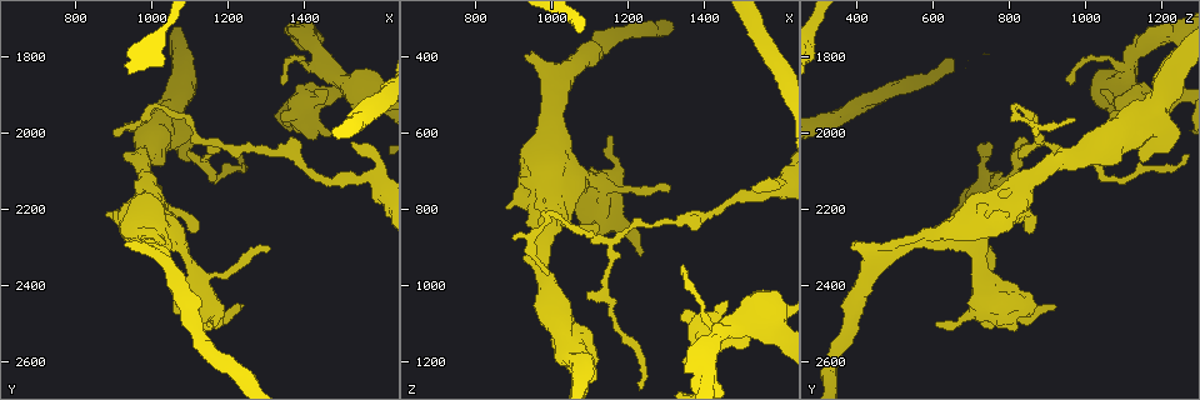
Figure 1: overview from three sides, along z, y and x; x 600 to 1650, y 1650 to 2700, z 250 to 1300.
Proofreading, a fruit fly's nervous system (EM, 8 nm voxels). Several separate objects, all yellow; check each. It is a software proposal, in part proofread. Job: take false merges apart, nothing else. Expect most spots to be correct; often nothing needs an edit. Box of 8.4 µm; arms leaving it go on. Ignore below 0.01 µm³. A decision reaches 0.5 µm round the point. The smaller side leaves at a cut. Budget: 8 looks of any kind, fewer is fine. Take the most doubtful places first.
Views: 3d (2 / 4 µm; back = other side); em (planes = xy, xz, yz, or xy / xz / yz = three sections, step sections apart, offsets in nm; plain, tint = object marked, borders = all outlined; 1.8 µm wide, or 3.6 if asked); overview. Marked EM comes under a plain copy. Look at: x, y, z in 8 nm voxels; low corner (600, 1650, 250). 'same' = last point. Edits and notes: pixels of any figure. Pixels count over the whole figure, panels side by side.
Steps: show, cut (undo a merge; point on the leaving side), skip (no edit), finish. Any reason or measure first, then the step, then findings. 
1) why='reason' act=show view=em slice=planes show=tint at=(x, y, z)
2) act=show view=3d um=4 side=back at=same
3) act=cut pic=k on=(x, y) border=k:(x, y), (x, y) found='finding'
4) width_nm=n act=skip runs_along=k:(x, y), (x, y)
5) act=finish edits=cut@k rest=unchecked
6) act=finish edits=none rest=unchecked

why='a fork' act=show view=3d um=2 at=(990, 2295, 495)

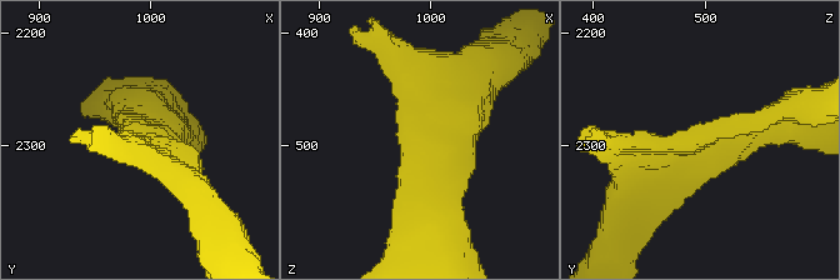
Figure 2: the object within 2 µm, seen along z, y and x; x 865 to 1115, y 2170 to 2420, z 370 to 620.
arms=3 arm_widths_nm=170,200,280 act=show view=em um=3.6 slice=planes show=tint at=(992, 2296, 492)

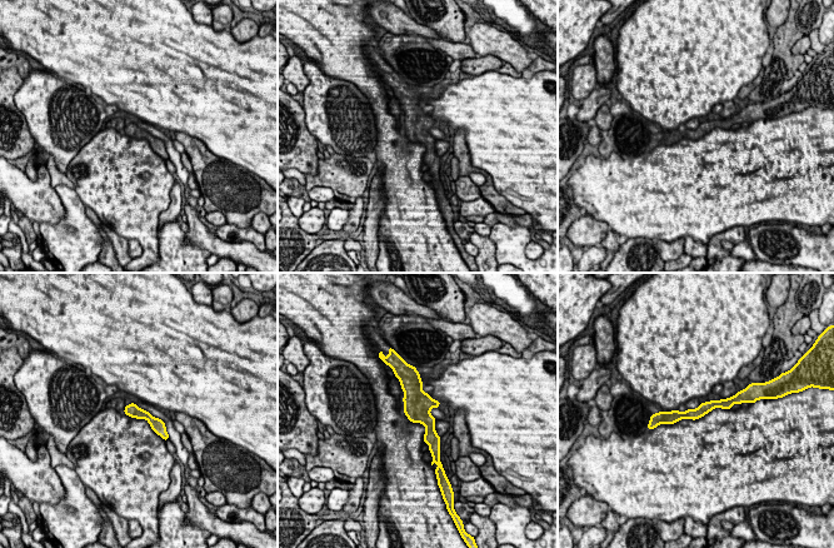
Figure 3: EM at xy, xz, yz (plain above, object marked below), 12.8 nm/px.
act=skip found='one neuron here'

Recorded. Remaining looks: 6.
act=show view=em slice=planes show=tint at=(1040, 2240, 715)

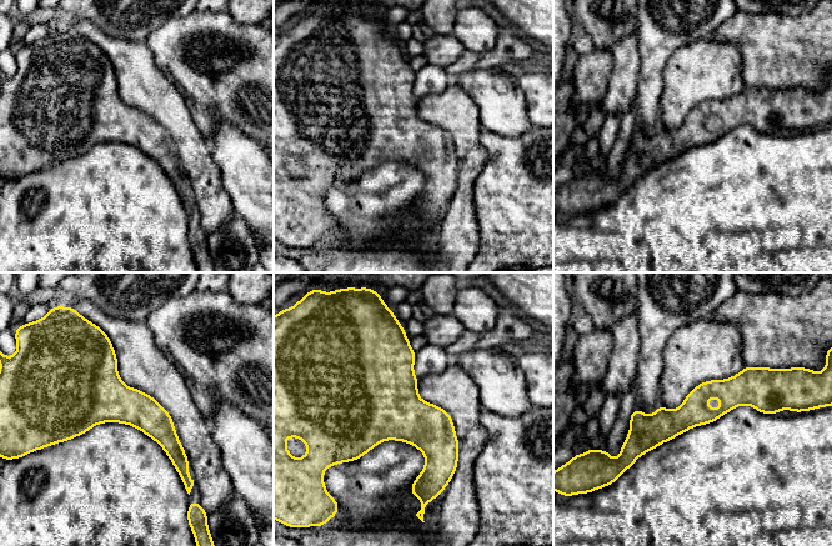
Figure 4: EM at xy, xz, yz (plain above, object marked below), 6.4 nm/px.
act=skip runs_along=4:(768, 406), (735, 397), (627, 446) found='all the same neuron'

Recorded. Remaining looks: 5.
why='abrupt turn' act=show view=em um=3.6 slice=planes show=tint at=(1125, 2455, 760)

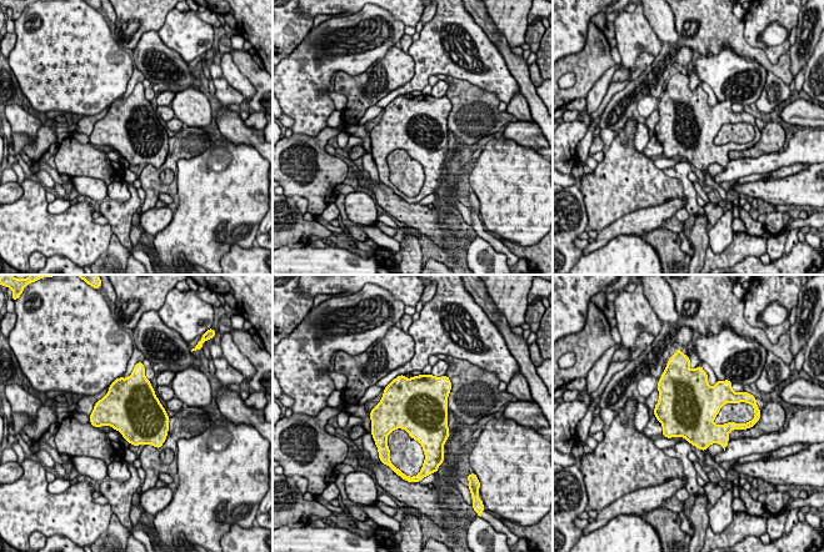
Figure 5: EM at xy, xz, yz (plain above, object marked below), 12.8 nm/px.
act=skip found='continuous, no second neuron'

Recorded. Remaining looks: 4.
act=finish edits=none rest=unchecked

